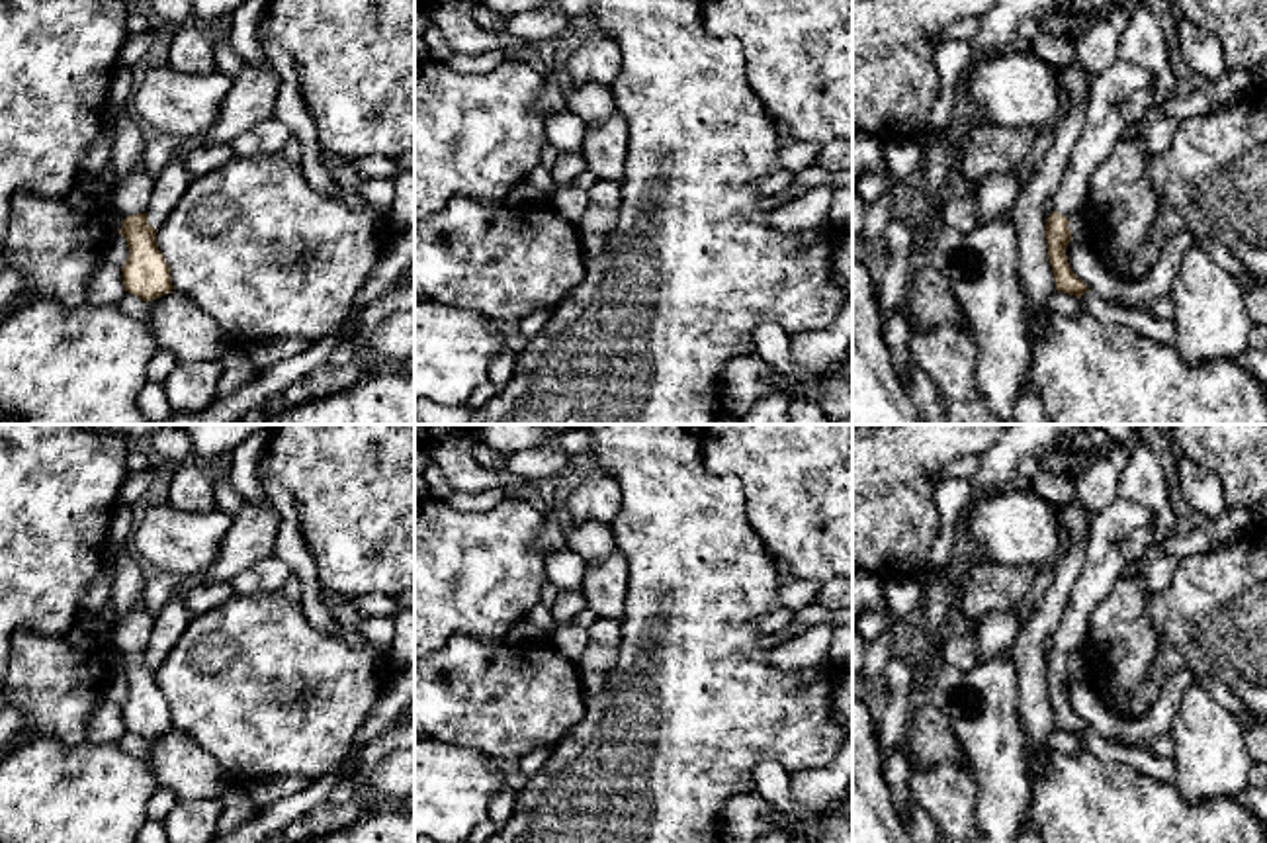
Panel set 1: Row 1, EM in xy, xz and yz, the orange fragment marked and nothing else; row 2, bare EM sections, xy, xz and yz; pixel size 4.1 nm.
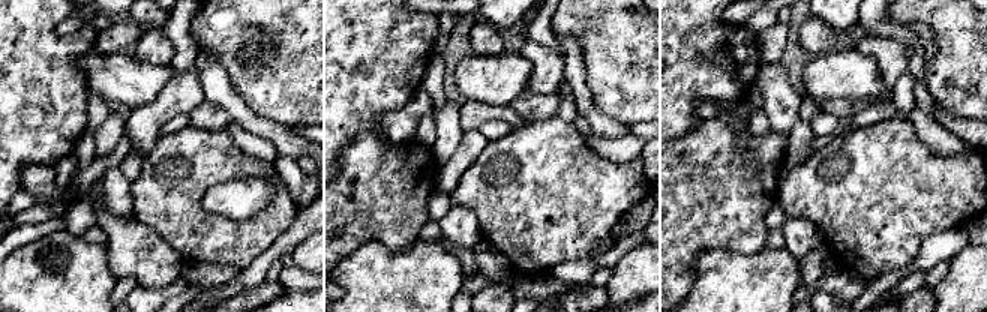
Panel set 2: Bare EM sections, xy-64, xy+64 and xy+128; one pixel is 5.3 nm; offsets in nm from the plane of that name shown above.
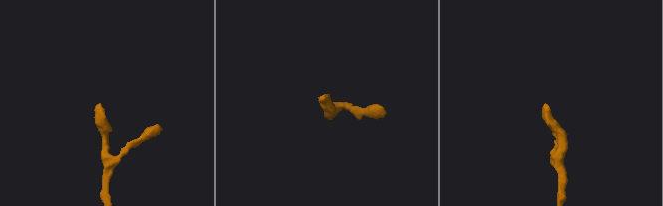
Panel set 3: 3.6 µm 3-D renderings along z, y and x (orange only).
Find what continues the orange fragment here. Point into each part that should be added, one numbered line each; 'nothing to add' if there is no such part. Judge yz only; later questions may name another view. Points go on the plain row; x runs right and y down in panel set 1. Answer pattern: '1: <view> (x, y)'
1: yz (1101, 568)

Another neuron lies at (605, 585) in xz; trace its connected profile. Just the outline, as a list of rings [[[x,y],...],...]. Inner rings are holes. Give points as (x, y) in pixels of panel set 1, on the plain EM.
[[[614,550],[604,559],[587,561],[581,593],[587,606],[600,618],[622,622],[626,616],[630,563]]]

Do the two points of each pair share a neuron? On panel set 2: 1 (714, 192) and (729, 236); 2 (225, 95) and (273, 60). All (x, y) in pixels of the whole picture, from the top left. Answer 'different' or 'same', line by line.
1: same
2: different

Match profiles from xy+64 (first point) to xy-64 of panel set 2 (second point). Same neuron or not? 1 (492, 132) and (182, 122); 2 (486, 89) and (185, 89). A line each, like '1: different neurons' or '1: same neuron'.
1: same neuron
2: different neurons

